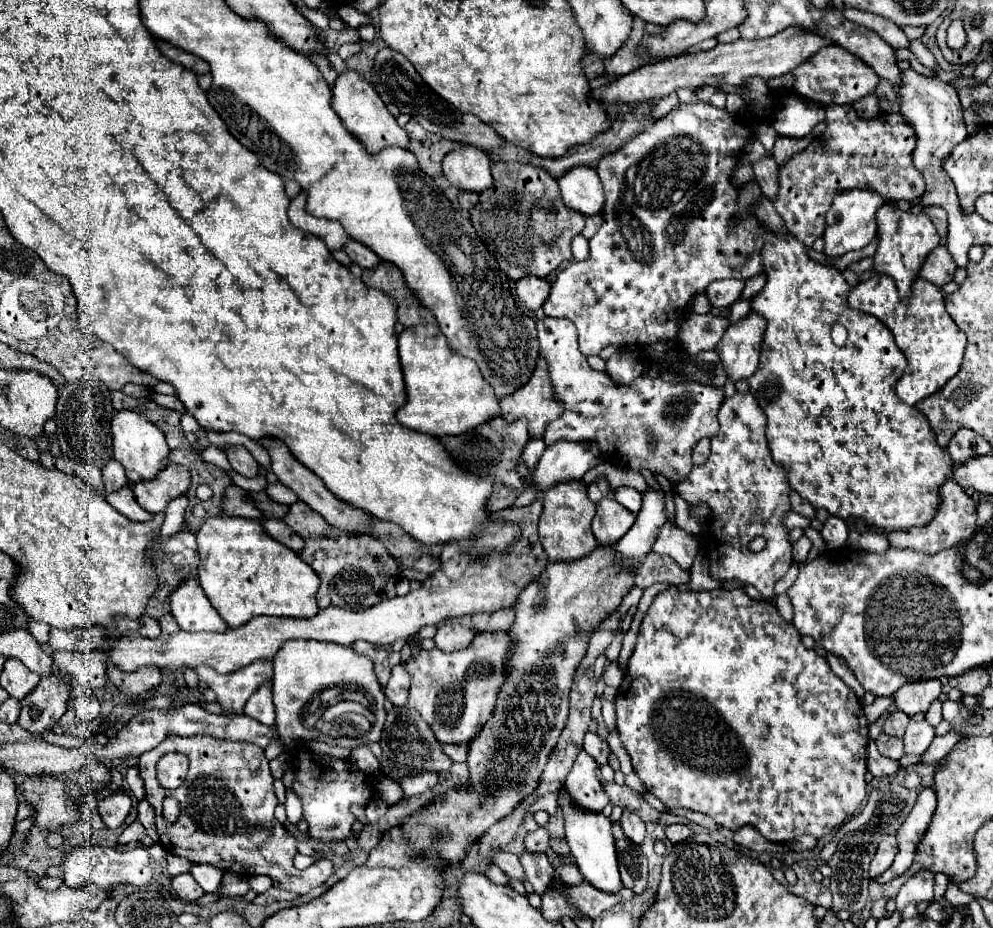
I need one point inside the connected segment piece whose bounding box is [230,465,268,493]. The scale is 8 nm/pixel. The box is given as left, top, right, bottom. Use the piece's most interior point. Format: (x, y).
(258, 483)

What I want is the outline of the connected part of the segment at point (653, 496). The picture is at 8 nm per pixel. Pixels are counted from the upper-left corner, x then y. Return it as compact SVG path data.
M648 487L642 497L642 507L636 513L636 521L630 531L616 543L616 559L640 563L650 551L660 533L660 527L668 521L666 499L662 489Z

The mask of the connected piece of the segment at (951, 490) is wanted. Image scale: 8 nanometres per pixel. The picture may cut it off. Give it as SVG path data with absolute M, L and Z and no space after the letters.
M952 479L946 481L942 487L940 487L940 497L942 497L942 503L938 507L938 513L936 517L932 519L932 523L924 525L924 527L914 527L910 531L894 531L894 533L888 533L888 541L892 547L910 547L914 551L922 551L922 553L938 553L942 549L948 549L948 547L956 547L958 543L964 543L972 537L972 533L976 531L976 501L970 499L964 489L954 483Z

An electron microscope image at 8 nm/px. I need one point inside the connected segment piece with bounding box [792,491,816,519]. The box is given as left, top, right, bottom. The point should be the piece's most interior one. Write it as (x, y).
(802, 507)

